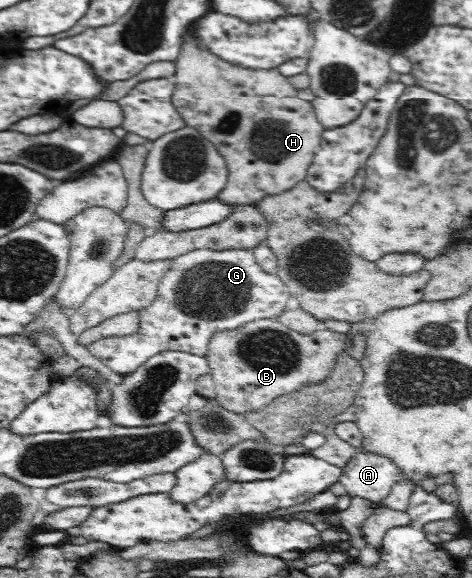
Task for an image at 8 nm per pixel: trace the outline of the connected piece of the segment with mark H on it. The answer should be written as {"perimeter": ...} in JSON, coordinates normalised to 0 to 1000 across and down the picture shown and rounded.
{"perimeter":[[[398,50],[386,62],[379,100],[369,109],[371,125],[364,163],[367,182],[392,206],[398,218],[445,242],[479,277],[483,315],[475,329],[460,336],[470,349],[494,355],[528,355],[553,349],[564,339],[581,339],[608,330],[640,315],[676,260],[686,235],[686,218],[669,202],[661,176],[633,171],[629,154],[587,118],[574,121],[528,121],[525,116],[494,114],[422,78],[413,54]]]}

